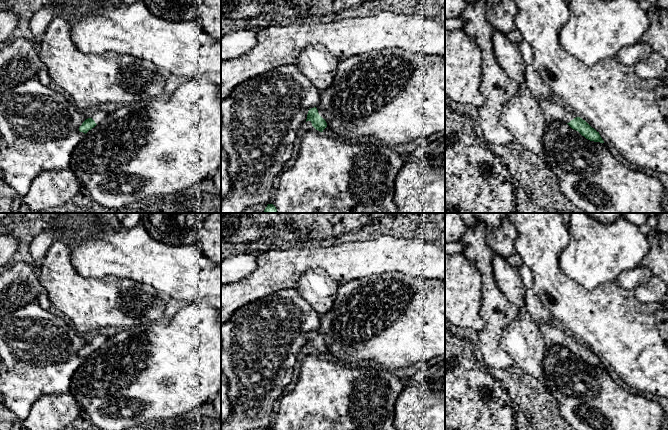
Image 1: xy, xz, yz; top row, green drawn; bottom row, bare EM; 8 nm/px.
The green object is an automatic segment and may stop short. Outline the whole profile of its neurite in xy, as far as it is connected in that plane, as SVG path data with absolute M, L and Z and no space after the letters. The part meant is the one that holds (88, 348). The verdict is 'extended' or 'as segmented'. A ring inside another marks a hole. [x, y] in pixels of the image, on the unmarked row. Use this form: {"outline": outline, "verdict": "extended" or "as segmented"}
{"outline": "M101 334L96 335L91 342L86 343L82 349L79 351L79 355L83 357L87 357L89 354L94 352L97 348L102 346L104 342L107 340L106 337L104 337Z", "verdict": "extended"}

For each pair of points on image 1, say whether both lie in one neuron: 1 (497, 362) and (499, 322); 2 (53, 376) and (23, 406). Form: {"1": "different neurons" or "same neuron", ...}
{"1": "same neuron", "2": "same neuron"}

